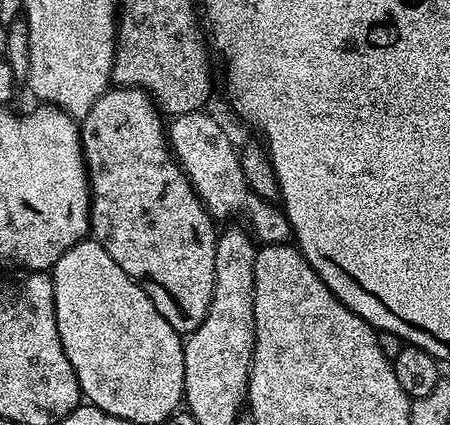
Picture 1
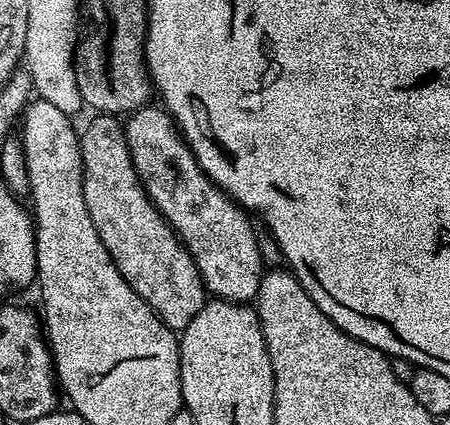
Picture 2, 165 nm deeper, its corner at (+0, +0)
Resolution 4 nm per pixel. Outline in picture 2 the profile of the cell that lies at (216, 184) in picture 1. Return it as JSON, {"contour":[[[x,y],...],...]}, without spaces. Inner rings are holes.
{"contour":[[[152,107],[138,108],[123,121],[136,173],[152,205],[163,214],[194,258],[205,289],[221,300],[239,301],[240,292],[255,293],[266,271],[262,254],[258,254],[258,232],[252,229],[253,217],[202,170],[163,107]]]}

